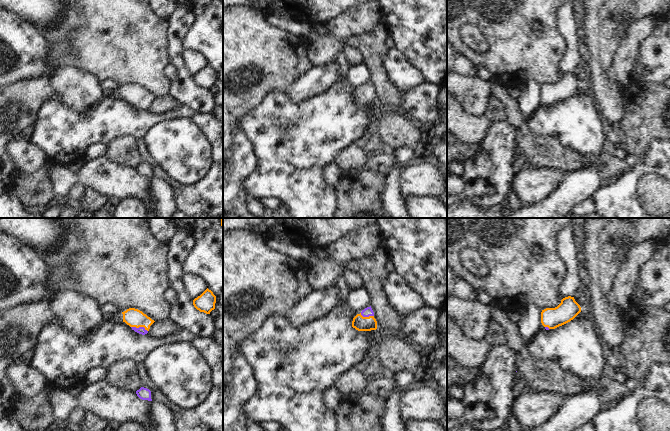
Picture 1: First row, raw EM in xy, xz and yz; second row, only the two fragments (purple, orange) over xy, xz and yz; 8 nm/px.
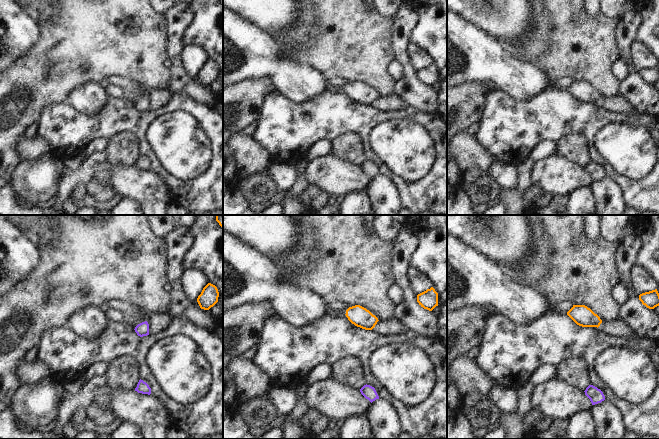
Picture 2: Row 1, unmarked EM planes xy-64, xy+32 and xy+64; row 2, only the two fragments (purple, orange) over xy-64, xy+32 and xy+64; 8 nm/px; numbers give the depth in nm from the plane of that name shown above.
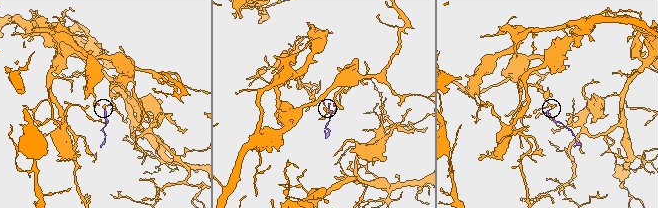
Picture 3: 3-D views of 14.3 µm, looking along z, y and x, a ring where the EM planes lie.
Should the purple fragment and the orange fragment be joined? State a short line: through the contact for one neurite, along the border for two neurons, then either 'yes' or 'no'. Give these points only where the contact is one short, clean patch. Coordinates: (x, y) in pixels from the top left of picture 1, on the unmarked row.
line xy (141, 106), (139, 103), (133, 93); yes

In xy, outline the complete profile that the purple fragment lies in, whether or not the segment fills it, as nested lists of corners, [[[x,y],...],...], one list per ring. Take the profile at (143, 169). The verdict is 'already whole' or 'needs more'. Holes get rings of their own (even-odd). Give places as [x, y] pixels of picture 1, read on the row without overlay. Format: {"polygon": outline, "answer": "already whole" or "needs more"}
{"polygon": [[[141,163],[136,167],[137,172],[142,176],[152,177],[151,175],[151,167],[147,164]]], "answer": "already whole"}

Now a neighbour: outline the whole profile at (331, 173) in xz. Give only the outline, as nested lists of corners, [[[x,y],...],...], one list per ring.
[[[330,163],[323,167],[322,177],[328,186],[334,187],[344,173],[335,163]]]

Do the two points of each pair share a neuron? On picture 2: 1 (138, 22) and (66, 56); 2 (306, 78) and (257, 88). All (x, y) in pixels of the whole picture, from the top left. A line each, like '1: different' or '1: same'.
1: same
2: different

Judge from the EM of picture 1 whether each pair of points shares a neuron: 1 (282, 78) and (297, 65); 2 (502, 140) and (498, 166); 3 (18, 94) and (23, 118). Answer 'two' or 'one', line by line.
1: one
2: one
3: one

